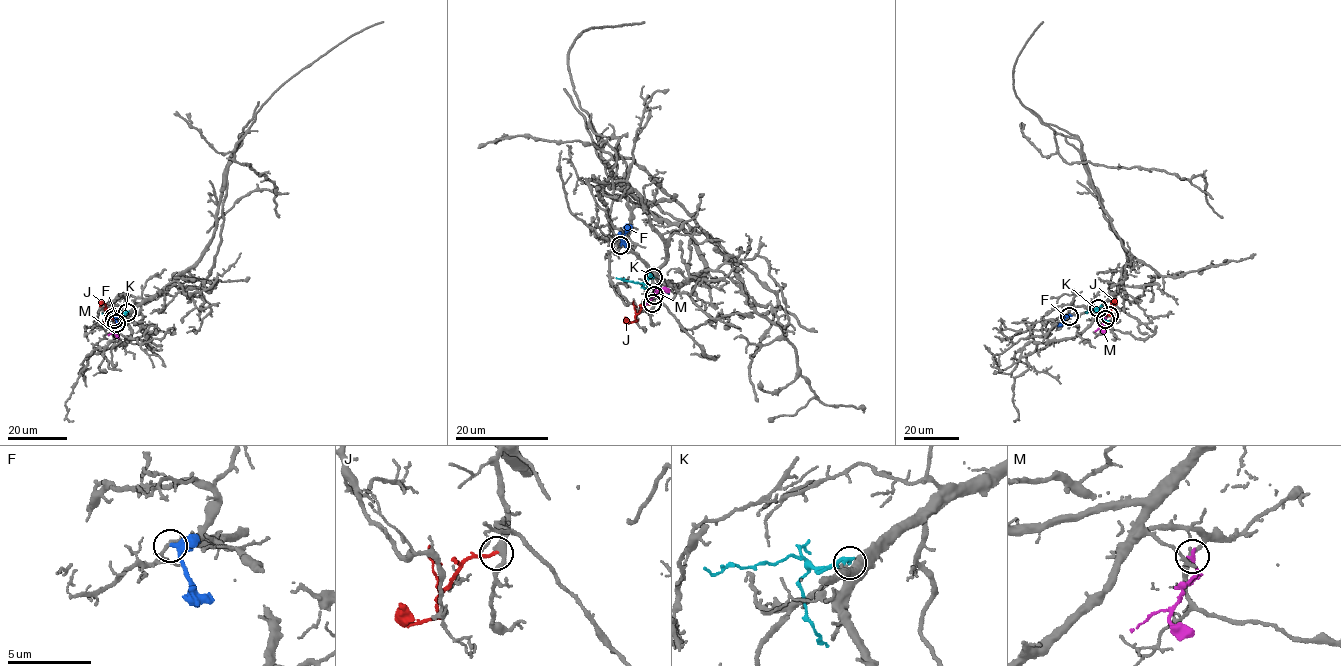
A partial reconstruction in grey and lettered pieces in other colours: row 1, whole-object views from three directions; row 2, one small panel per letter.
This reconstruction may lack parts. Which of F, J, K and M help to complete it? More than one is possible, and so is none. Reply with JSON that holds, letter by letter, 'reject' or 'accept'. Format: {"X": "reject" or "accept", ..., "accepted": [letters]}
{"F": "reject", "J": "reject", "K": "reject", "M": "reject", "accepted": []}

